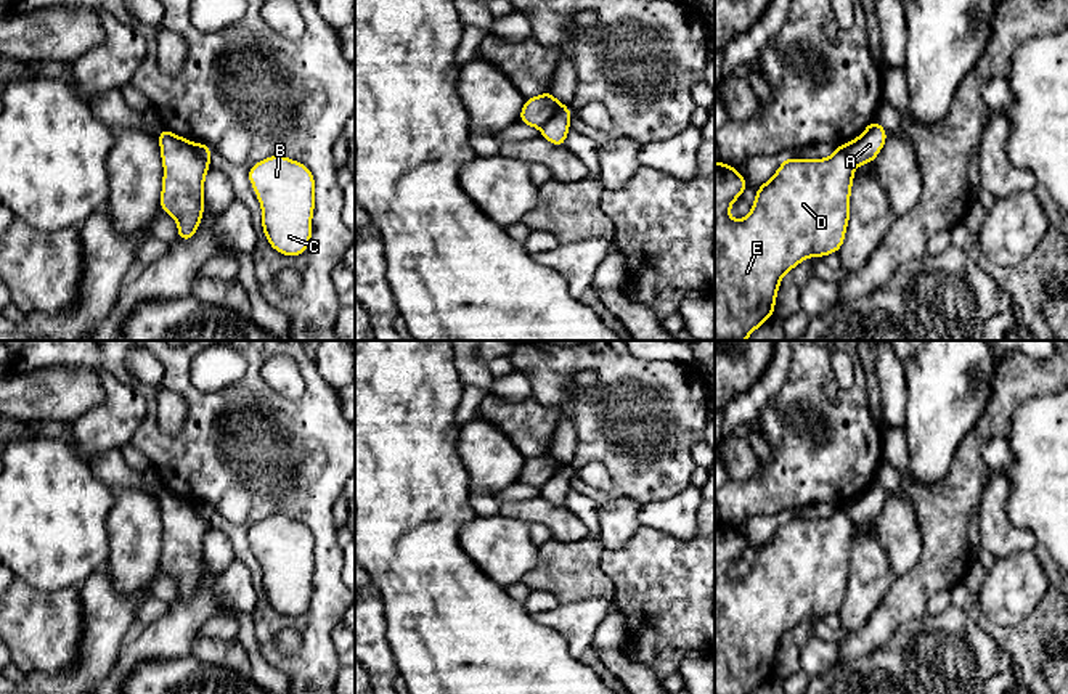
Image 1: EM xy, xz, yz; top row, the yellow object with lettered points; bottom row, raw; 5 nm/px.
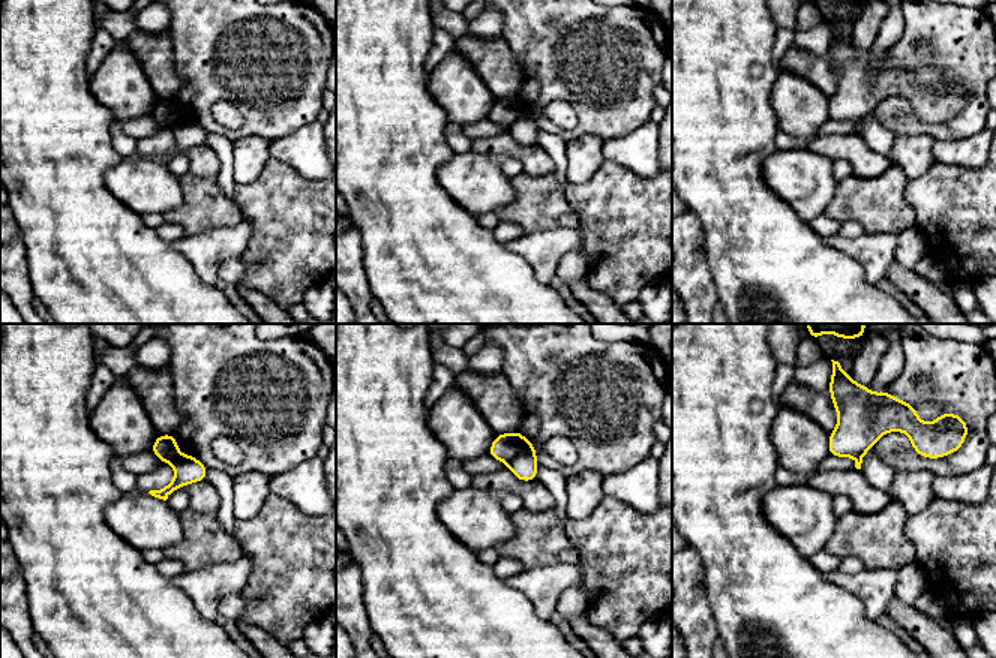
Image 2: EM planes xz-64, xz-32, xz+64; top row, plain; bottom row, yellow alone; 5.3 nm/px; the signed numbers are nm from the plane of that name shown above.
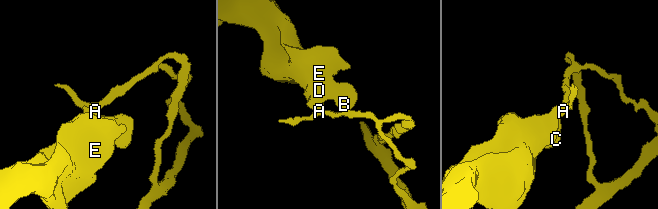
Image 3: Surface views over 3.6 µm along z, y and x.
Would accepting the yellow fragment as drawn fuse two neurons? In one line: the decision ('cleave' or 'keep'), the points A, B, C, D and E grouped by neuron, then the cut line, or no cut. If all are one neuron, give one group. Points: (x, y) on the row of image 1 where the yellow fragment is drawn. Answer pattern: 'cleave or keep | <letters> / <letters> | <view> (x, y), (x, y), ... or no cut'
cleave | A / B C D E | xz (566, 106), (542, 129)

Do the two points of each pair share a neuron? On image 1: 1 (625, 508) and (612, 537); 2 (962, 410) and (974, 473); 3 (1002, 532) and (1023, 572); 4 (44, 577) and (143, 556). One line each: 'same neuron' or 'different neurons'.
1: same neuron
2: different neurons
3: different neurons
4: different neurons

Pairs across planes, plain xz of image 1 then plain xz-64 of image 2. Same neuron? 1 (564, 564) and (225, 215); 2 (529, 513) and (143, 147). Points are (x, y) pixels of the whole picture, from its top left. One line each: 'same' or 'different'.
1: same
2: same

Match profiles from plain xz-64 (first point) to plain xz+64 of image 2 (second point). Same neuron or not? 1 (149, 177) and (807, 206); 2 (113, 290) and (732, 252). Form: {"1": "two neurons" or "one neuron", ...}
{"1": "one neuron", "2": "one neuron"}

